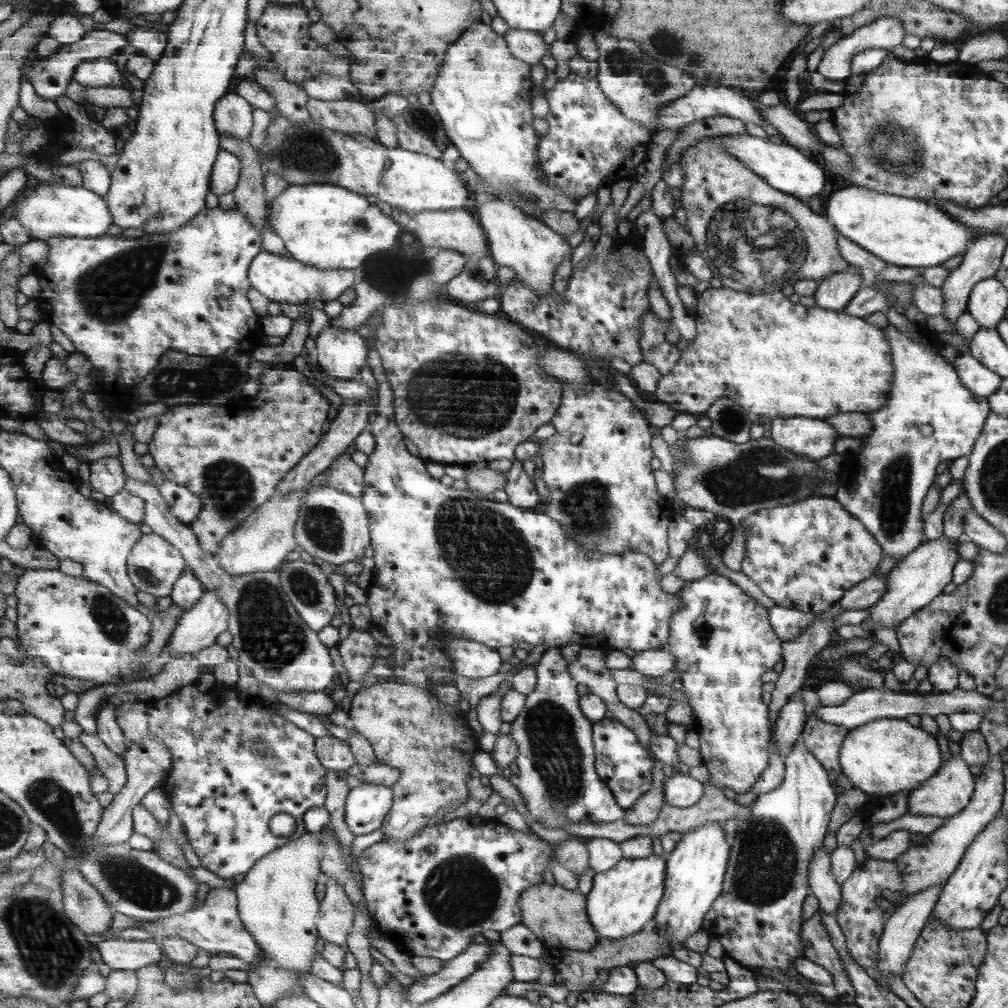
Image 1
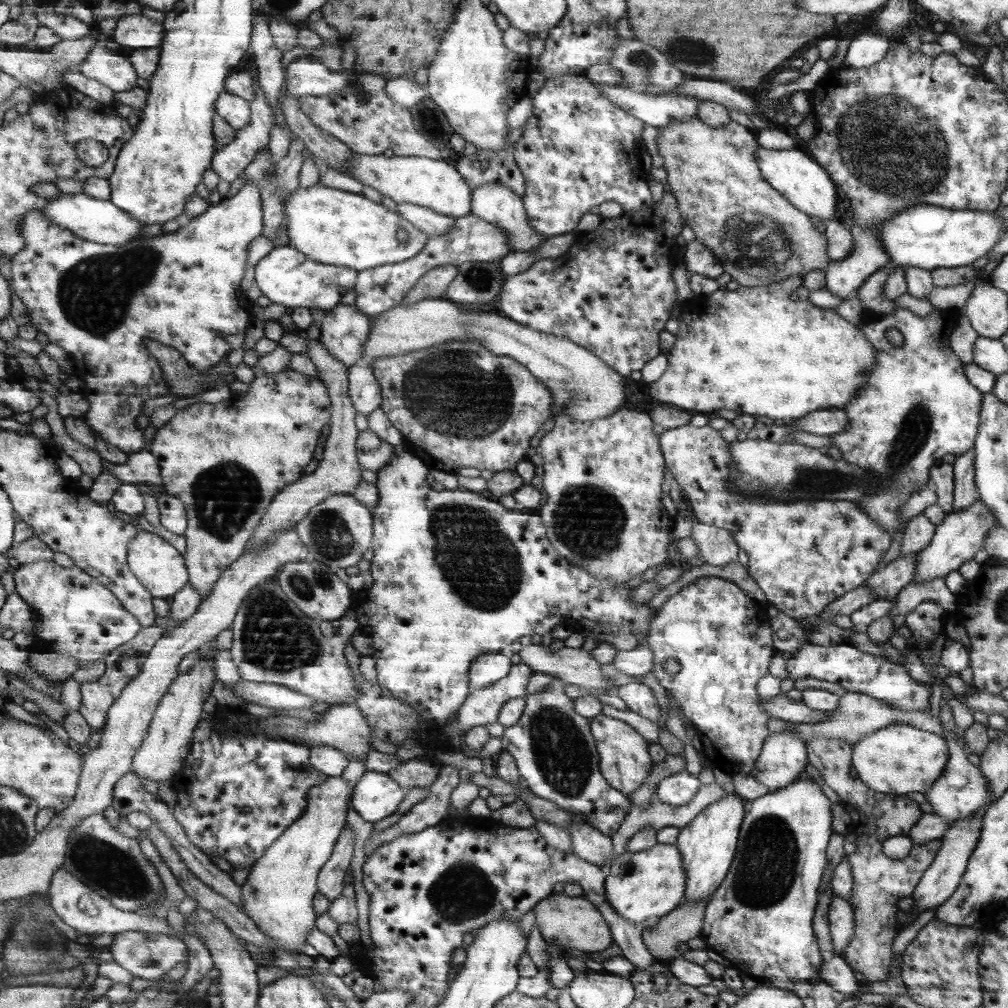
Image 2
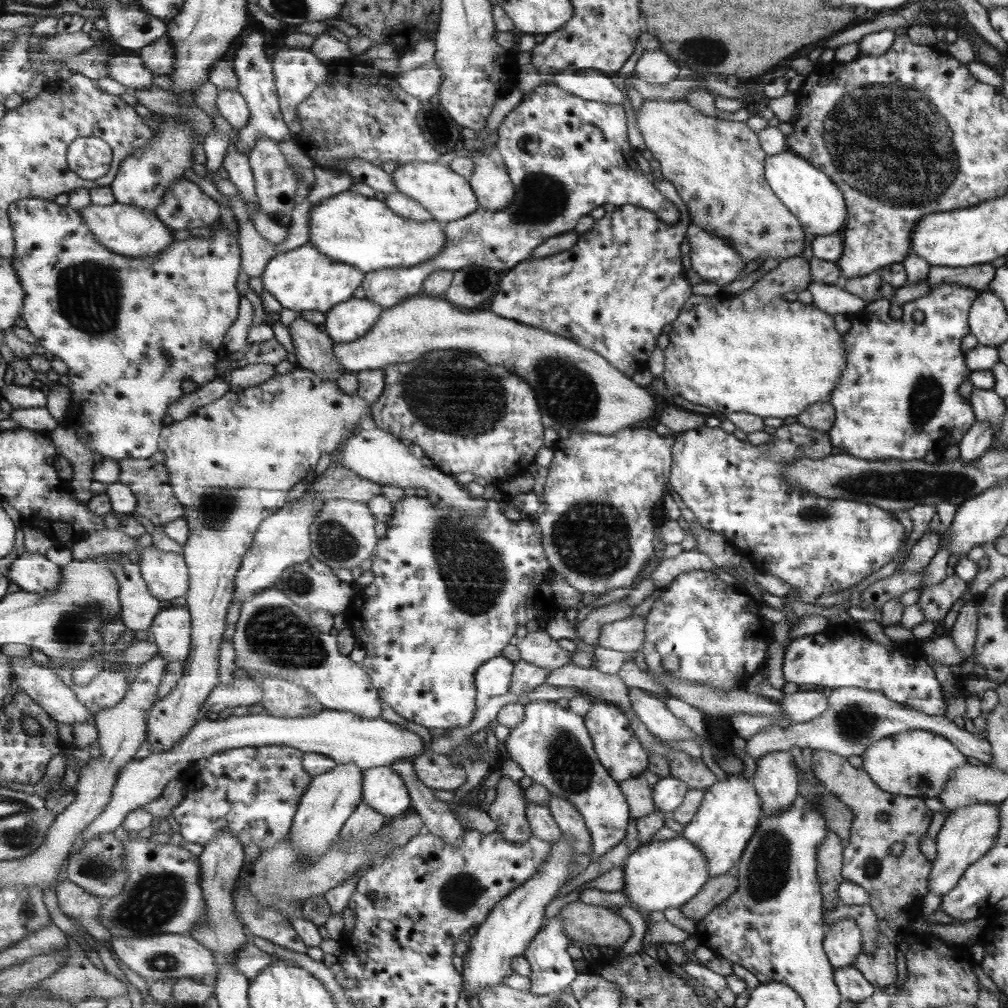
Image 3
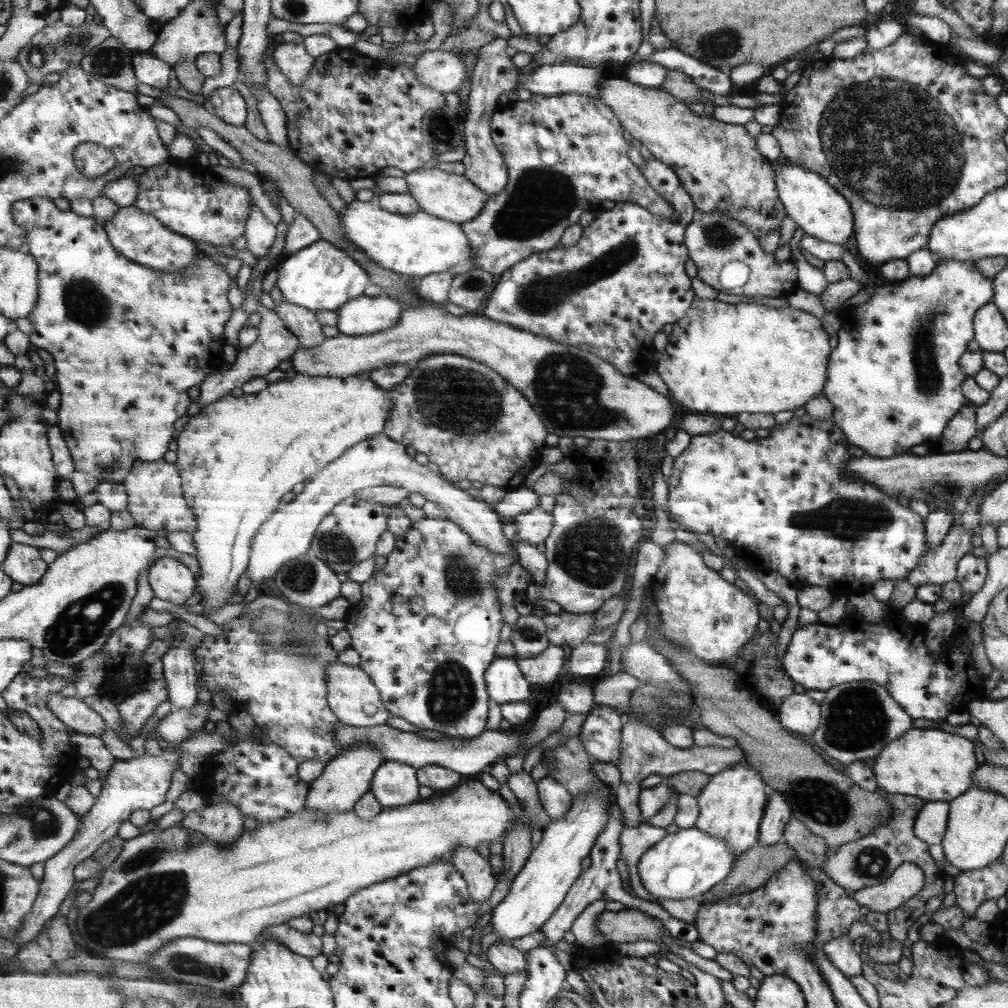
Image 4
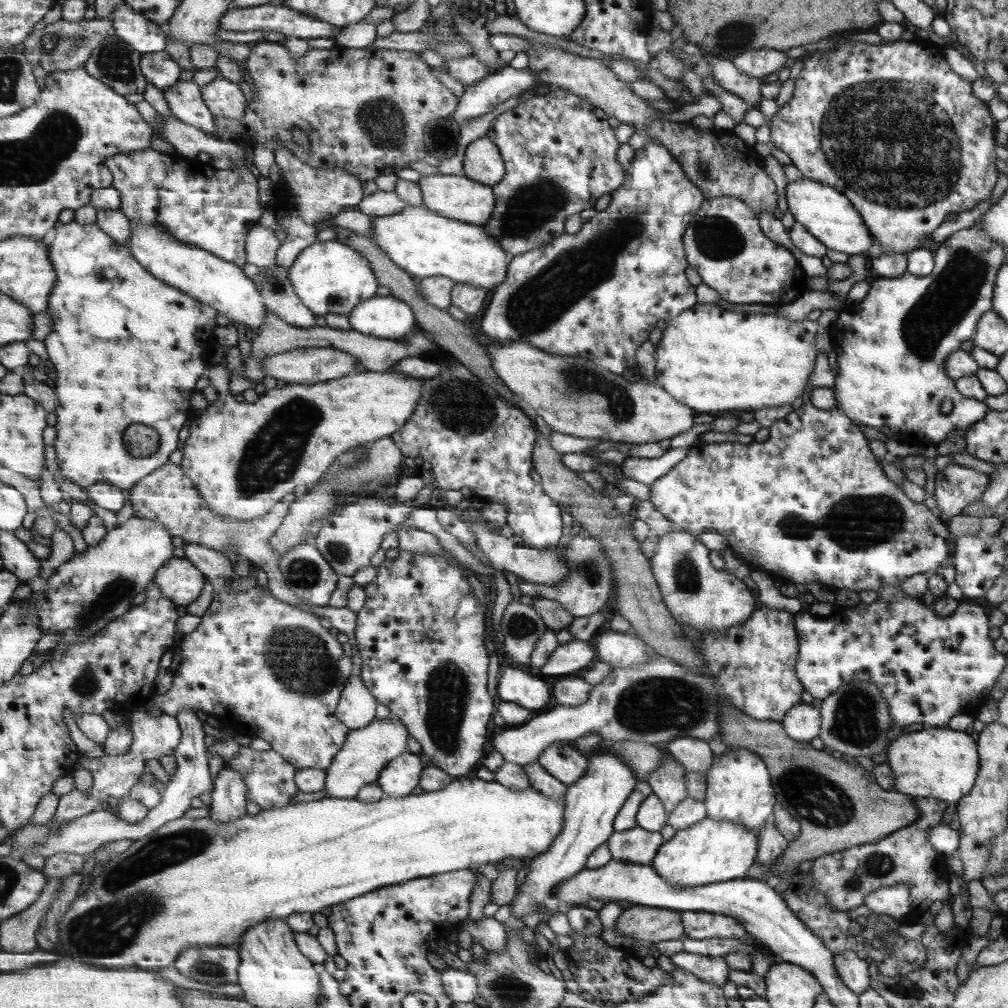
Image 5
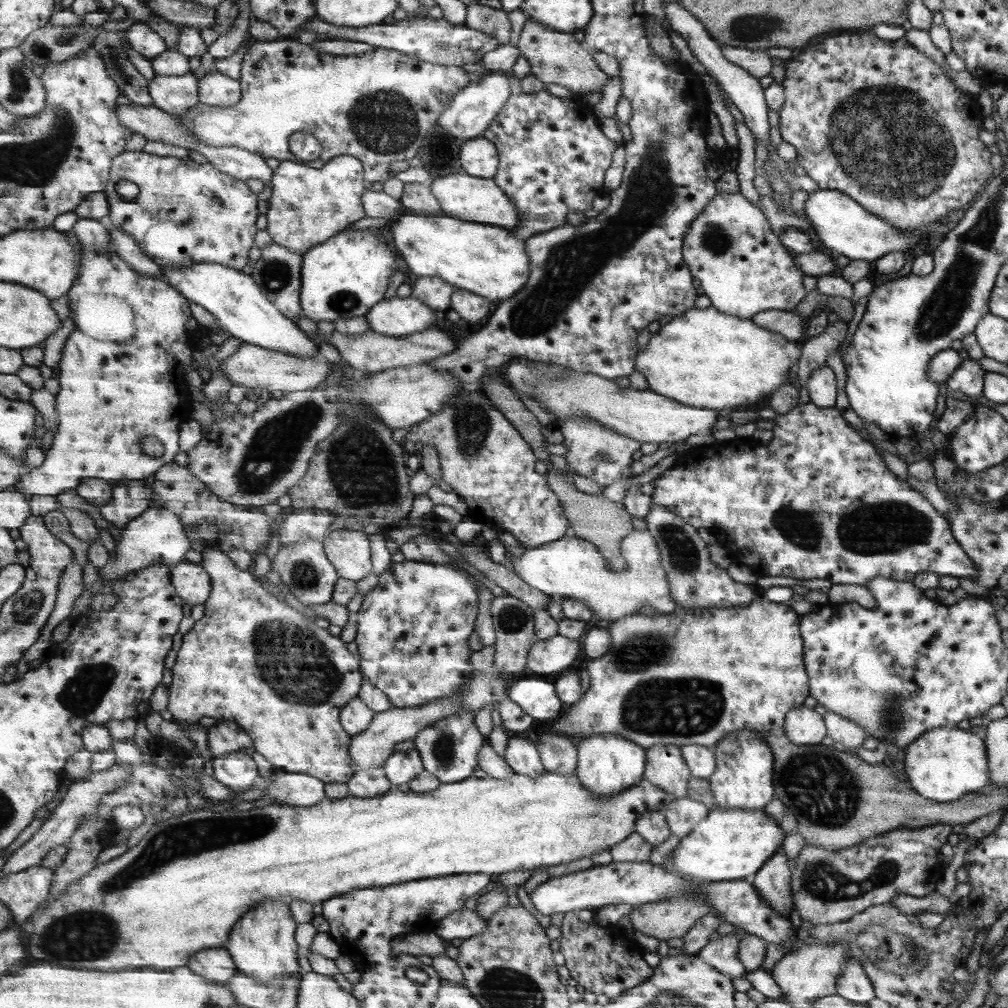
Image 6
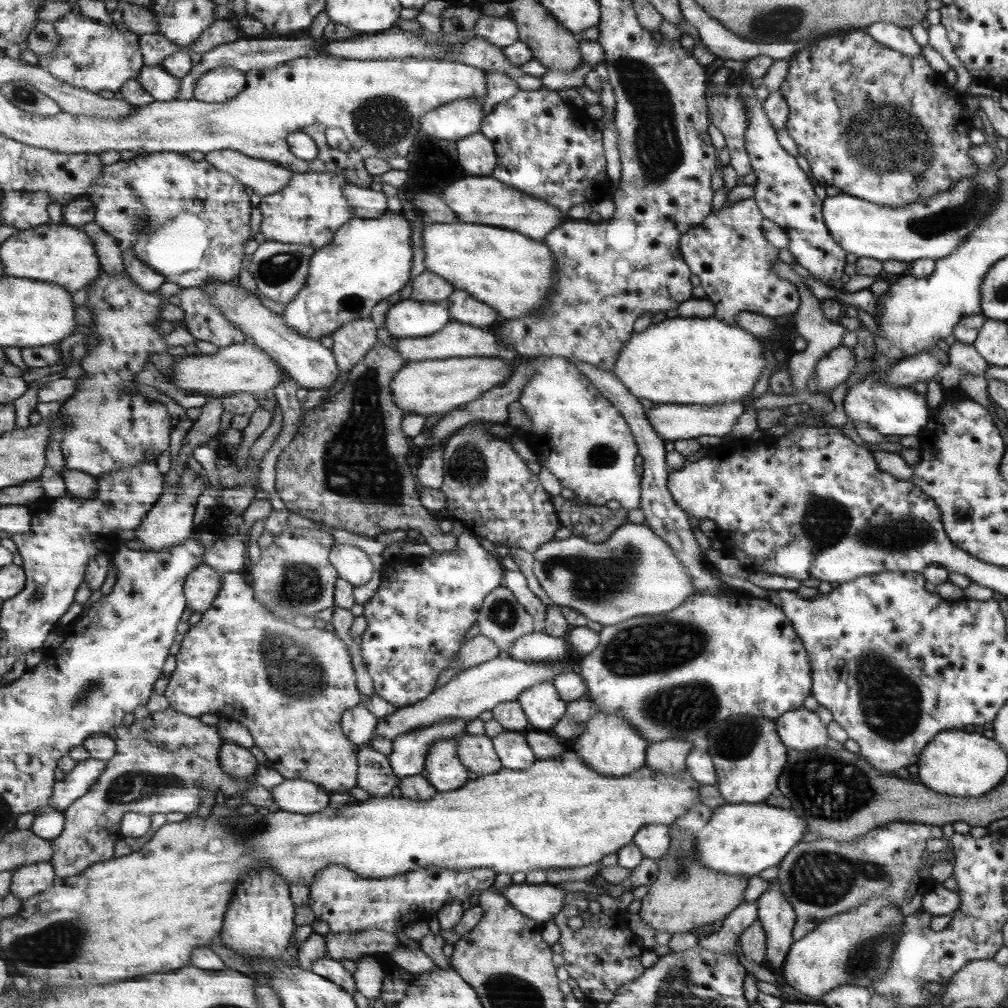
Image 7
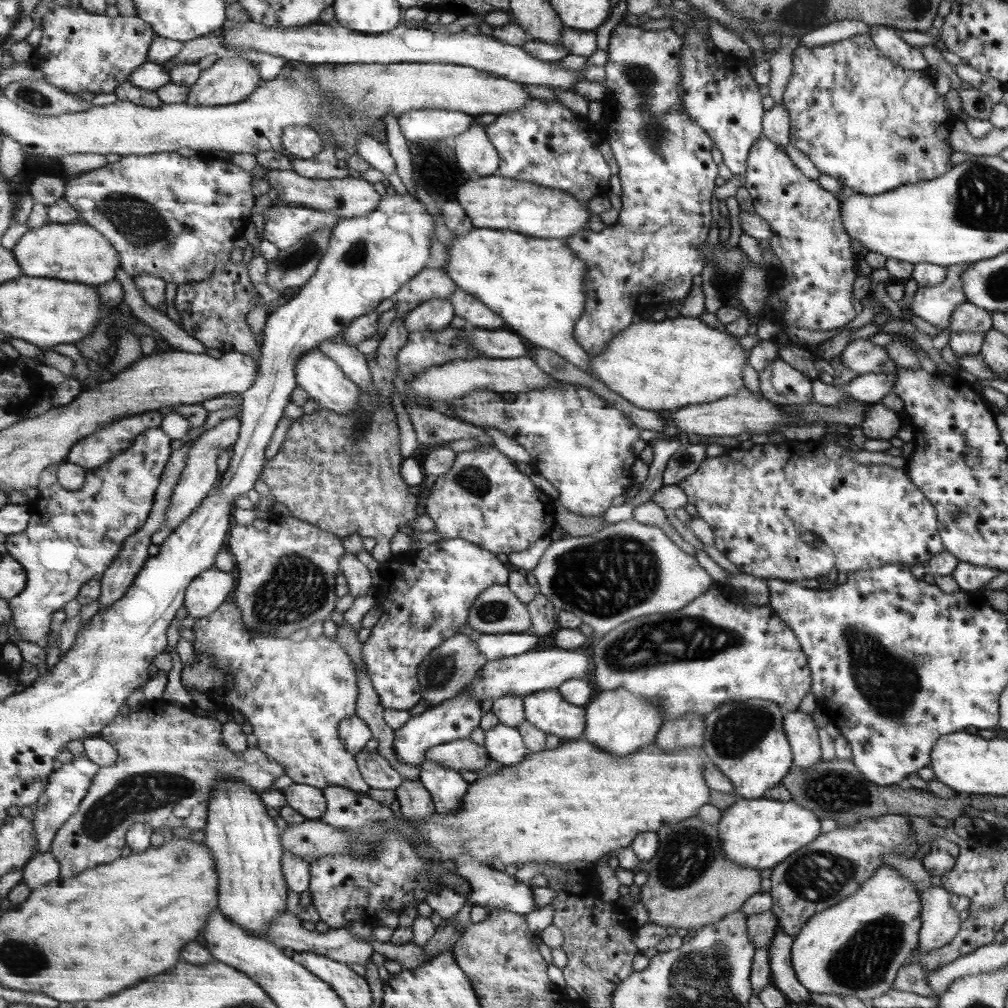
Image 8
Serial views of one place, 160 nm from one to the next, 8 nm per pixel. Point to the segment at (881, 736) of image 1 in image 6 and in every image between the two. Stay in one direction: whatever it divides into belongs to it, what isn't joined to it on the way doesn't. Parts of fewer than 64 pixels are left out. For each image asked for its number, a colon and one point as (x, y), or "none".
2: (897, 759)
3: (915, 763)
4: (933, 765)
5: (939, 763)
6: (944, 764)

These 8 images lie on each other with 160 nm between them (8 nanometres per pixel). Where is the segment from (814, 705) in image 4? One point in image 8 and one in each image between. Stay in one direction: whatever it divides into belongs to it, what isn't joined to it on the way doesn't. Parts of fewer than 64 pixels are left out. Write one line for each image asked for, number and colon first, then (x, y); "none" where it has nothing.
5: (801, 723)
6: (802, 726)
7: (800, 729)
8: (804, 744)

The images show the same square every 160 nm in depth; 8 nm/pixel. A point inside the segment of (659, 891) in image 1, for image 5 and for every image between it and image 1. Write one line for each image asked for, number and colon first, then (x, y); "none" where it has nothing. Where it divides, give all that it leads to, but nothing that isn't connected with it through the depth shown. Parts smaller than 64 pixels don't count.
2: (639, 885)
3: (663, 874)
4: (685, 864)
5: (711, 851)

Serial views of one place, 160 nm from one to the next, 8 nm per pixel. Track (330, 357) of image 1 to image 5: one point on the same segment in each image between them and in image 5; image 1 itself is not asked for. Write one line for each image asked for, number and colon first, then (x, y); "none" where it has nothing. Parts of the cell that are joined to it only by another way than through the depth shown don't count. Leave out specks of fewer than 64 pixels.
2: (345, 330)
3: (348, 321)
4: (364, 315)
5: (386, 317)

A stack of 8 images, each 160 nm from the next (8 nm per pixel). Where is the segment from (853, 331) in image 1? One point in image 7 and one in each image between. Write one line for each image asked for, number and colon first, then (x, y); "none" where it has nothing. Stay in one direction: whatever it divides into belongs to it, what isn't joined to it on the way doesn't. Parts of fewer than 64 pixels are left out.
2: (753, 350)
3: (755, 352)
4: (724, 359)
5: (715, 360)
6: (709, 359)
7: (704, 361)

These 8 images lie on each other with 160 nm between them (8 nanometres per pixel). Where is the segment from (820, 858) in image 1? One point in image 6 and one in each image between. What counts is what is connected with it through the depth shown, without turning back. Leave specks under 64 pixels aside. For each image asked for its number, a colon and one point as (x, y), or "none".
2: (839, 915)
3: (842, 942)
4: (839, 950)
5: (853, 971)
6: (852, 984)

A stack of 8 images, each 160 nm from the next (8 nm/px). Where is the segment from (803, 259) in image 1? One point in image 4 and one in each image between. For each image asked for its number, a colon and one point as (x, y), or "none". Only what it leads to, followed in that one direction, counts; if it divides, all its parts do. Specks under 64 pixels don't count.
2: (758, 235)
3: (717, 166)
4: (719, 165)

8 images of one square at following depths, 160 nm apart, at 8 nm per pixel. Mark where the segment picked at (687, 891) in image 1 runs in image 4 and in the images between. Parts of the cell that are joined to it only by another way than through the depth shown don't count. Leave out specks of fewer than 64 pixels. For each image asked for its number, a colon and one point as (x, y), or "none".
2: (707, 844)
3: (729, 814)
4: (731, 805)

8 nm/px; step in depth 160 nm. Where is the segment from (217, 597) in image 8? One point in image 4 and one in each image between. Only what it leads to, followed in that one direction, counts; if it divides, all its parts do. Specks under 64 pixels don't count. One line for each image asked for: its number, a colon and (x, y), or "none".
4: (170, 581)
5: (181, 582)
6: (193, 584)
7: (203, 585)

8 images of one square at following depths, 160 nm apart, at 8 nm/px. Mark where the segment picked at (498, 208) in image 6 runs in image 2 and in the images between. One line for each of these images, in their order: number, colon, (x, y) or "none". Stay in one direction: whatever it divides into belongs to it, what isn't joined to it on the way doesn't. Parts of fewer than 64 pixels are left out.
2: (438, 185)
3: (449, 196)
4: (453, 197)
5: (456, 196)

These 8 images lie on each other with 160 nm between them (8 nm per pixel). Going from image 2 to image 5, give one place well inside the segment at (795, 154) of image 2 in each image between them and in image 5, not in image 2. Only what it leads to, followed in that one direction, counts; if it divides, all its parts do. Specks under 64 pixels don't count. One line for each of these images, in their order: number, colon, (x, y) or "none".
3: (809, 193)
4: (819, 211)
5: (826, 214)

